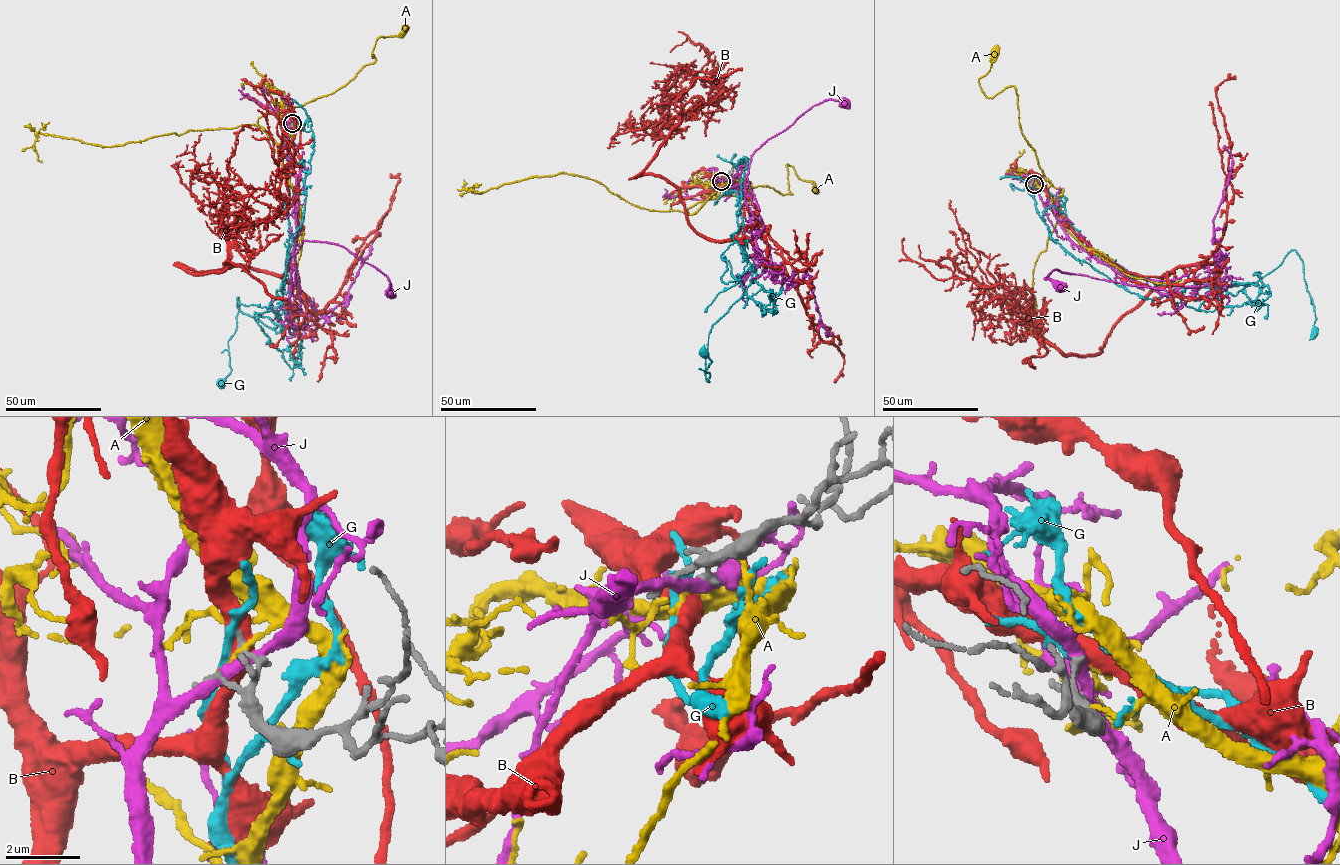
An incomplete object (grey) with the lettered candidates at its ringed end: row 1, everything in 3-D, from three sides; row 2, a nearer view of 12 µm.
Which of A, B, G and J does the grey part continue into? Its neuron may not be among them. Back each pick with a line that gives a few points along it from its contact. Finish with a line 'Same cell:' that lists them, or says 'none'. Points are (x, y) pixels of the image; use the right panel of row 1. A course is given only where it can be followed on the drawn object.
Same cell: none

